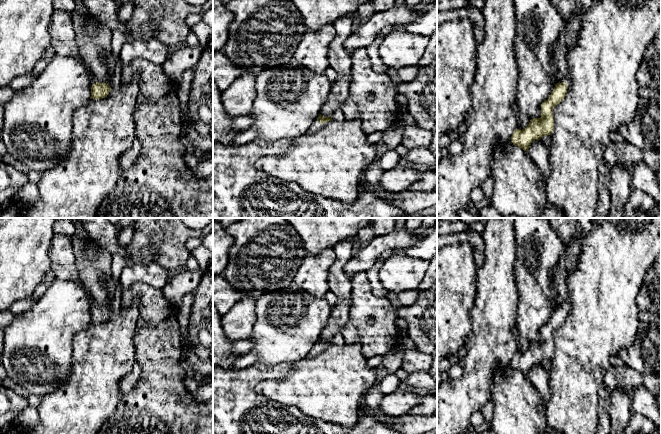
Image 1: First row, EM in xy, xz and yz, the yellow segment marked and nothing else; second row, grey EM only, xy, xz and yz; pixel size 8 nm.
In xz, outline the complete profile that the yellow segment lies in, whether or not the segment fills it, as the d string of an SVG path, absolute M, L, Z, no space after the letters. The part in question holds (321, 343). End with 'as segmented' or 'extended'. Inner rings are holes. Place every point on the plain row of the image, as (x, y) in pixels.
M321 338L318 343L311 349L307 357L313 357L321 352L321 349L332 344L332 341L323 341Z; extended

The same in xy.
M93 297L90 298L91 307L91 322L92 323L102 323L105 322L110 317L110 310L107 307L99 307L95 304Z; extended

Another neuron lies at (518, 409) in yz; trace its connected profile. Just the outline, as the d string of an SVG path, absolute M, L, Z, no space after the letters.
M511 364L494 375L492 430L496 434L543 434L547 426L542 397Z

